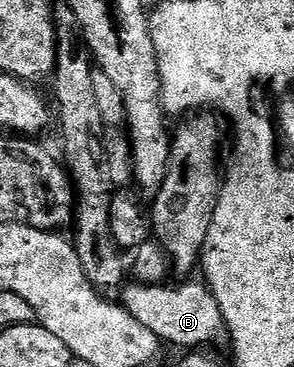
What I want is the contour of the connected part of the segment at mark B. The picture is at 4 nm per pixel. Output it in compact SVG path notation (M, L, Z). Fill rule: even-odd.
M179 281L176 287L161 283L144 285L128 282L121 292L122 306L164 344L187 347L183 349L203 349L206 343L219 343L222 339L224 342L228 338L227 326L213 293L207 288L206 282L187 282L191 281Z

